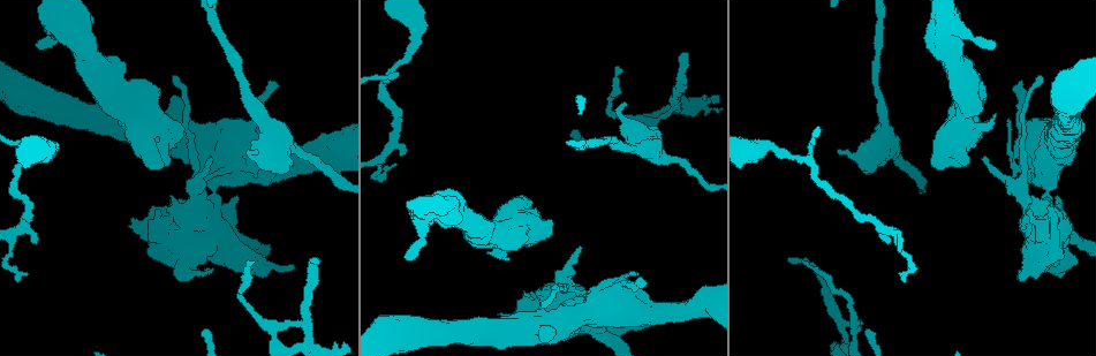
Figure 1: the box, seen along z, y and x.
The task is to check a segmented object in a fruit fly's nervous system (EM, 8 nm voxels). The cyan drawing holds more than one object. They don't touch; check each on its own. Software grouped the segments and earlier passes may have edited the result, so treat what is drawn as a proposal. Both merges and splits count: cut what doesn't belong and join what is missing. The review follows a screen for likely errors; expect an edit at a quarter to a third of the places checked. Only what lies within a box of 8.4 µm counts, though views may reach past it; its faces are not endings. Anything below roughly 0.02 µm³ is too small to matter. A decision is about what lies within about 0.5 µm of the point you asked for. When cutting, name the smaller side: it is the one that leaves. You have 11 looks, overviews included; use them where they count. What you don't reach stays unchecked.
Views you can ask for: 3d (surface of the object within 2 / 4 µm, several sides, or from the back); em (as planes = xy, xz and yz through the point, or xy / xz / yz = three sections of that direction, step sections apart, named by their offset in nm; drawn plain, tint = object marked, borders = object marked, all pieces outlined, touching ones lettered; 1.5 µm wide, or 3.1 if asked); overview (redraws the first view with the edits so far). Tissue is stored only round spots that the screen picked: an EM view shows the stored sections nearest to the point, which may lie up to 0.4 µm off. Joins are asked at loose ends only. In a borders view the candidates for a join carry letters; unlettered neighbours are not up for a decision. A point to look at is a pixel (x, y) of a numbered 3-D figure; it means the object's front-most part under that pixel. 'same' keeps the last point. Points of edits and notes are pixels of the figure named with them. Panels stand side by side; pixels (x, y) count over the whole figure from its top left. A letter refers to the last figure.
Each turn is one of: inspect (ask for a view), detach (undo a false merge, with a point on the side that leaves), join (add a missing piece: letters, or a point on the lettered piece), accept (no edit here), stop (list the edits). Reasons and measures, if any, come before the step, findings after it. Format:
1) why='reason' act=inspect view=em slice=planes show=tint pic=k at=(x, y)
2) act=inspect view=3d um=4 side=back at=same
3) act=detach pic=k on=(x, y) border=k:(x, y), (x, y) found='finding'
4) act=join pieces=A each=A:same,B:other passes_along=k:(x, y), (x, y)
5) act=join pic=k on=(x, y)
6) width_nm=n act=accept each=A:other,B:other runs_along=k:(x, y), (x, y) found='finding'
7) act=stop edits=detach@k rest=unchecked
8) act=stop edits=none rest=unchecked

why='tapers out' act=inspect view=3d um=4 pic=1 at=(405, 154)

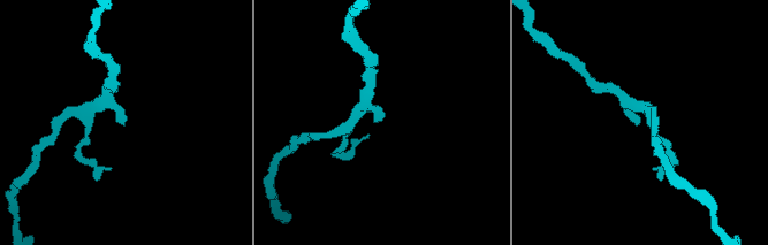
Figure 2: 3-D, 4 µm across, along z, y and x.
why='need the tissue' act=inspect view=em slice=yz step=8 show=borders pic=2 at=(637, 124)

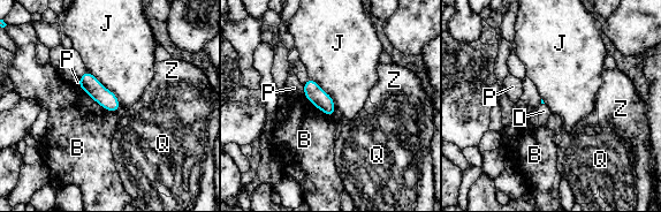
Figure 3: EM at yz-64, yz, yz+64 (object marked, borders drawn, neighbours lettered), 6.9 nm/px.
act=accept each=B:other,D:other,J:other,P:other,Q:other,Z:other border=3:(77, 84), (103, 107), (115, 113) found='none of them fits'

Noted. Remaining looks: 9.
why='free end' act=inspect view=3d um=2 pic=1 at=(507, 261)

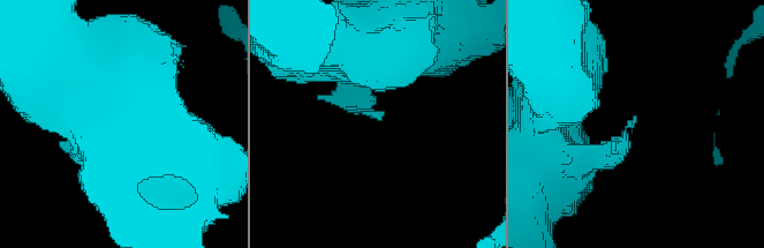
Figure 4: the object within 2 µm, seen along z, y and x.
act=inspect view=em slice=xy step=4 show=borders pic=4 at=(379, 117)

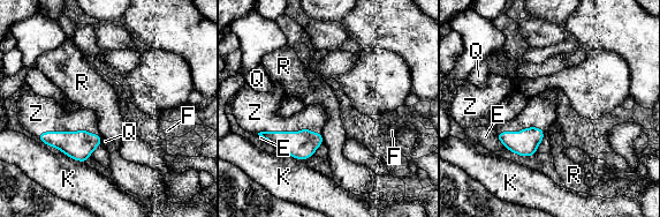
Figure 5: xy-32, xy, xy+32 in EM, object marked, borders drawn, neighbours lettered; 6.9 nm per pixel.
act=inspect view=em slice=planes show=borders at=same

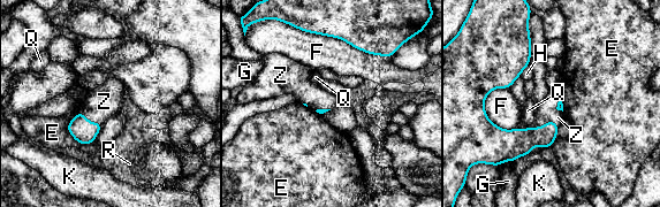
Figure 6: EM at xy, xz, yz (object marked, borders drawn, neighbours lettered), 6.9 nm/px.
act=join pieces=Z each=E:other,F:other,G:other,H:other,K:other,Q:other,R:other,Z:same passes_along=6:(509, 145), (539, 127), (546, 109) found='the neuron continues'

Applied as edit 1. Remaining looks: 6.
act=inspect view=overview

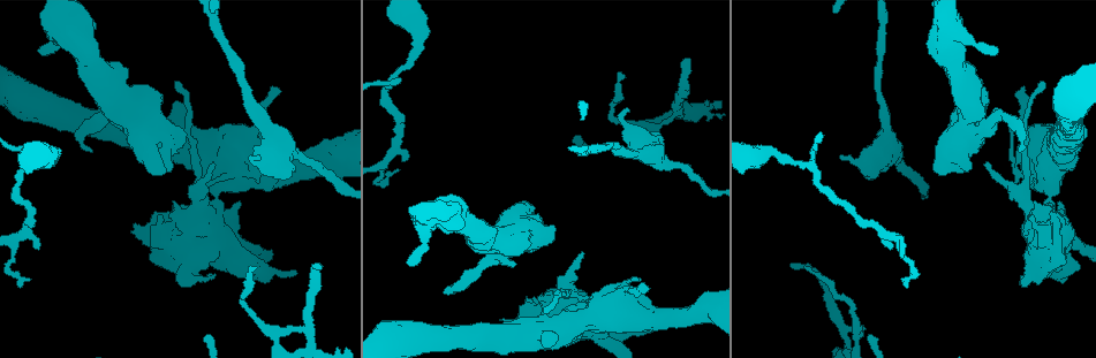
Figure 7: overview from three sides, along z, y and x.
why='an open end' act=inspect view=em slice=yz step=4 show=borders pic=7 at=(257, 160)

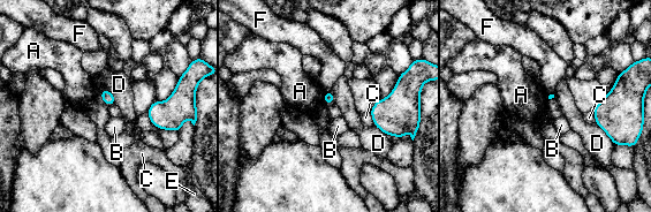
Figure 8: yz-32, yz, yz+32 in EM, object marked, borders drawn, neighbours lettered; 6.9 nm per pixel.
why='cut it another way' act=inspect view=em slice=planes show=borders at=same

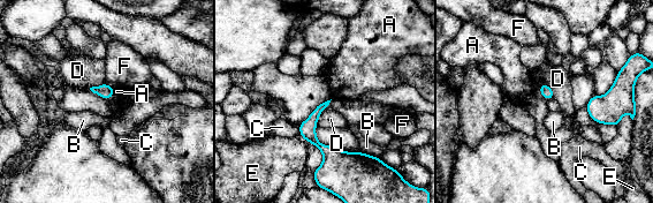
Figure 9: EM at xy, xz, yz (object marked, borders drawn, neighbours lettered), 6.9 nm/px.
act=accept each=A:other,B:other,C:other,D:other,E:other,F:other border=9:(540, 82), (552, 89), (554, 98) found='none of them fits'

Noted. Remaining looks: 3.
why='abrupt turn' act=inspect view=3d um=4 pic=7 at=(860, 329)

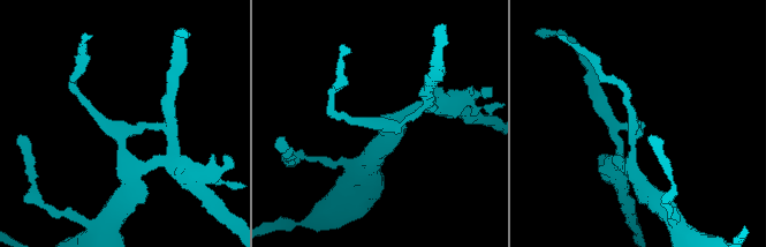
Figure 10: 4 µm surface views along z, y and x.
act=inspect view=em slice=planes show=tint pic=10 at=(640, 127)

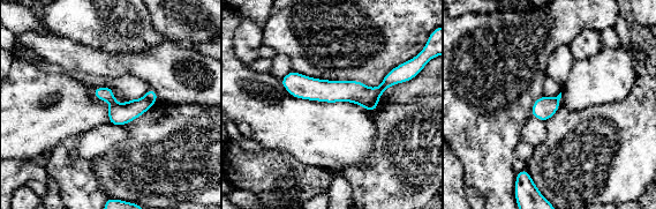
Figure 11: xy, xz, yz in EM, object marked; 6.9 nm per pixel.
why='see the neighbours' act=inspect view=em slice=planes show=borders at=same

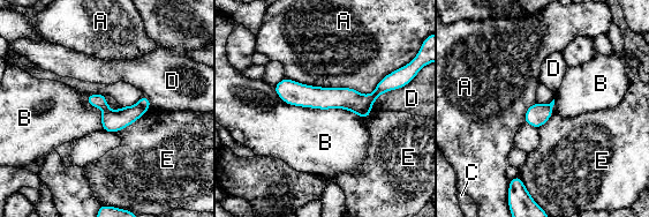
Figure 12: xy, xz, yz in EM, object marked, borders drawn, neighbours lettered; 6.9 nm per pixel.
act=detach pic=12 on=(363, 114) each=A:other,B:other,C:other,D:other,E:other border=12:(371, 104), (356, 113) found='a second neuron is stuck on'

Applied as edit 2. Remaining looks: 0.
act=stop edits=join@6,detach@12 rest=unchecked

